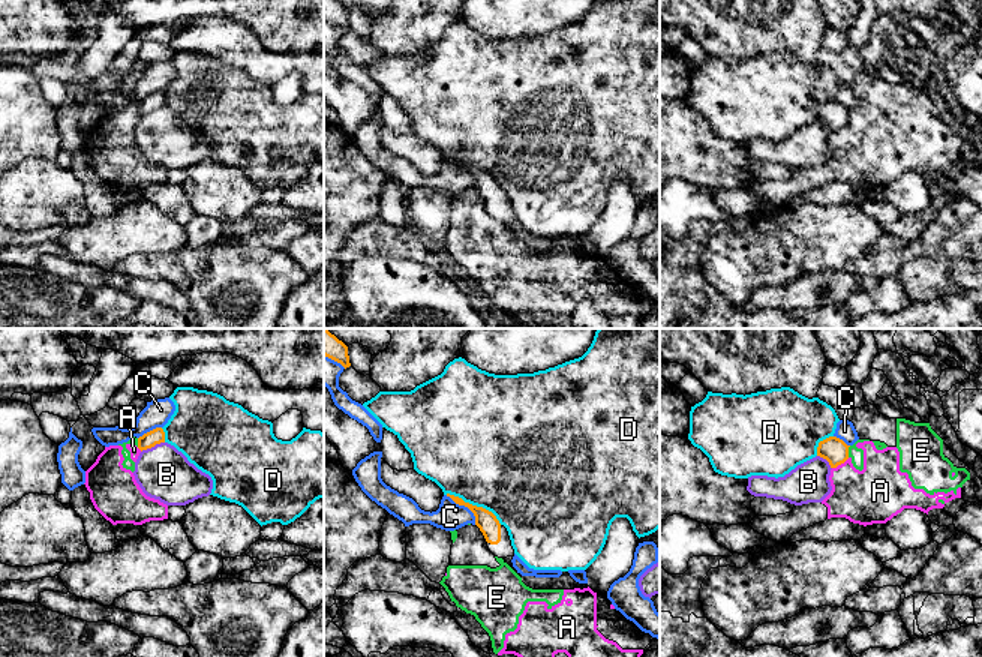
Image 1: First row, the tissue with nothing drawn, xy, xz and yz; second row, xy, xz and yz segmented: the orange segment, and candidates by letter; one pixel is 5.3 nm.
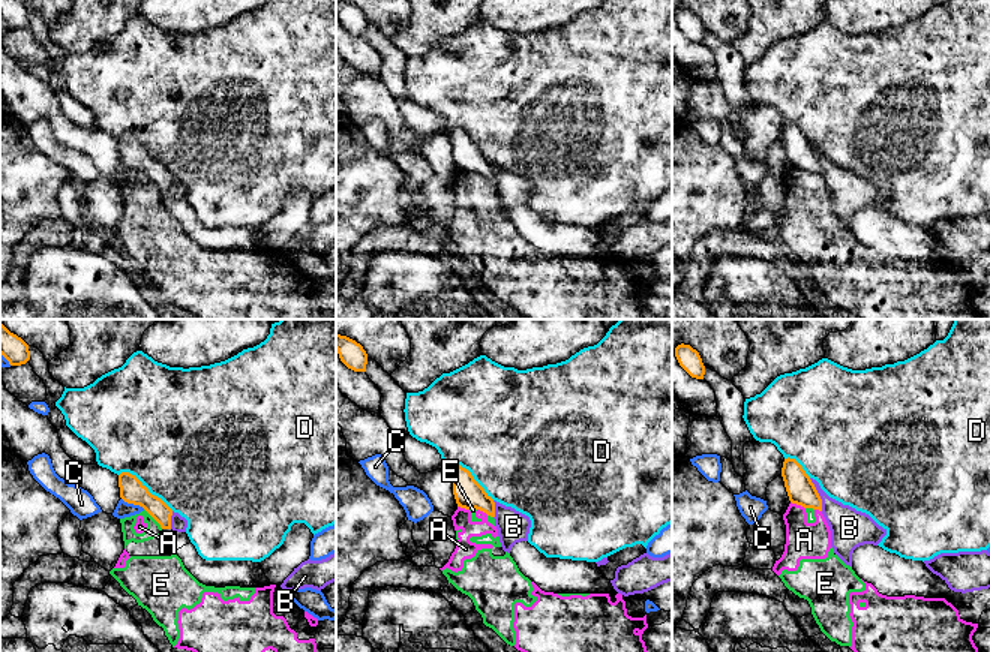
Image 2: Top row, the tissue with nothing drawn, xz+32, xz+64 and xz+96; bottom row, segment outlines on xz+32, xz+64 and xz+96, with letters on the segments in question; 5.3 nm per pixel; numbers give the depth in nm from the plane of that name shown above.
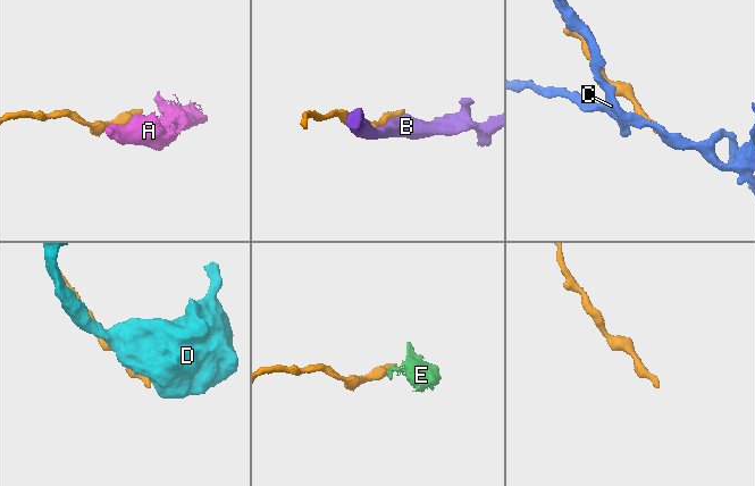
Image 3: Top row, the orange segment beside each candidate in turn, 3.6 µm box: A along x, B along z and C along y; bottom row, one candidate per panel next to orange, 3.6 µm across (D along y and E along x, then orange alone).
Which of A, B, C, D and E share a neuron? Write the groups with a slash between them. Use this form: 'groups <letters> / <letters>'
groups A E / B / C / D

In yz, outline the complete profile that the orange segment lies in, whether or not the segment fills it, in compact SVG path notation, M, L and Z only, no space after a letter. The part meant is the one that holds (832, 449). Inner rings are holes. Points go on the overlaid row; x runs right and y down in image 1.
M829 436L819 442L817 456L826 459L831 468L837 468L849 459L849 447L843 440Z

